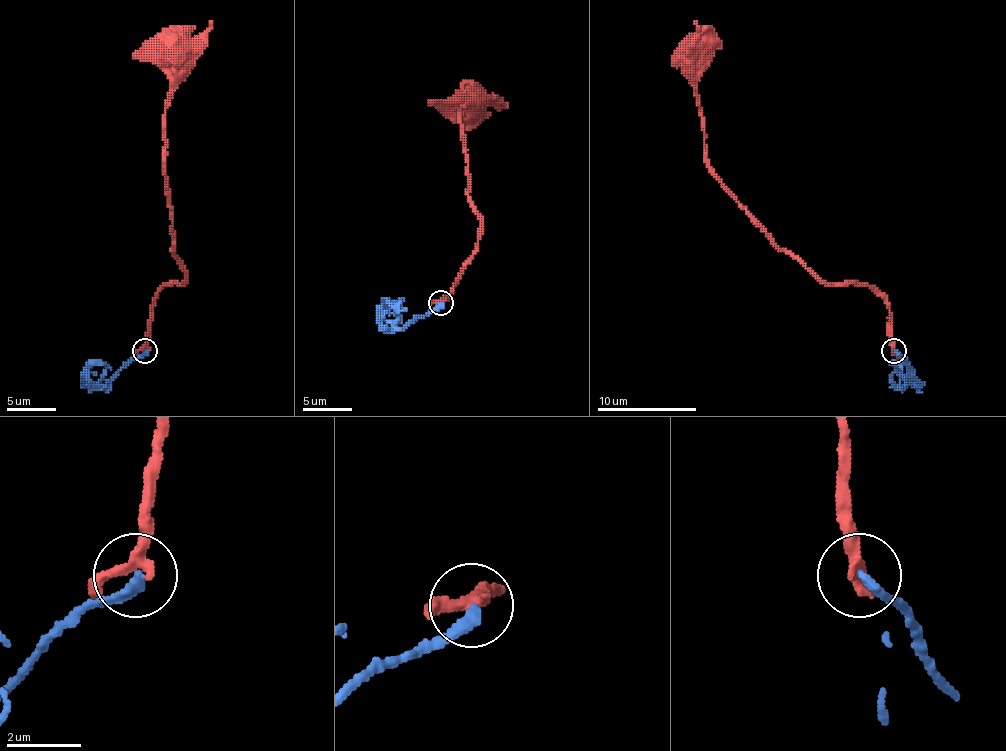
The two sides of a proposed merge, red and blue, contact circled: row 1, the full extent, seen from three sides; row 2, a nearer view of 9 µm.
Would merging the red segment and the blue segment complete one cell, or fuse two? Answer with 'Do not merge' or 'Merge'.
Do not merge

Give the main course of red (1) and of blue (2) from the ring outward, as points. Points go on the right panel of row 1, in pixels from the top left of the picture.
1: (894, 350), (885, 300), (860, 283), (818, 281), (714, 172), (692, 53)
2: (894, 350), (919, 382), (919, 387), (907, 377), (892, 375), (902, 389), (899, 380)

